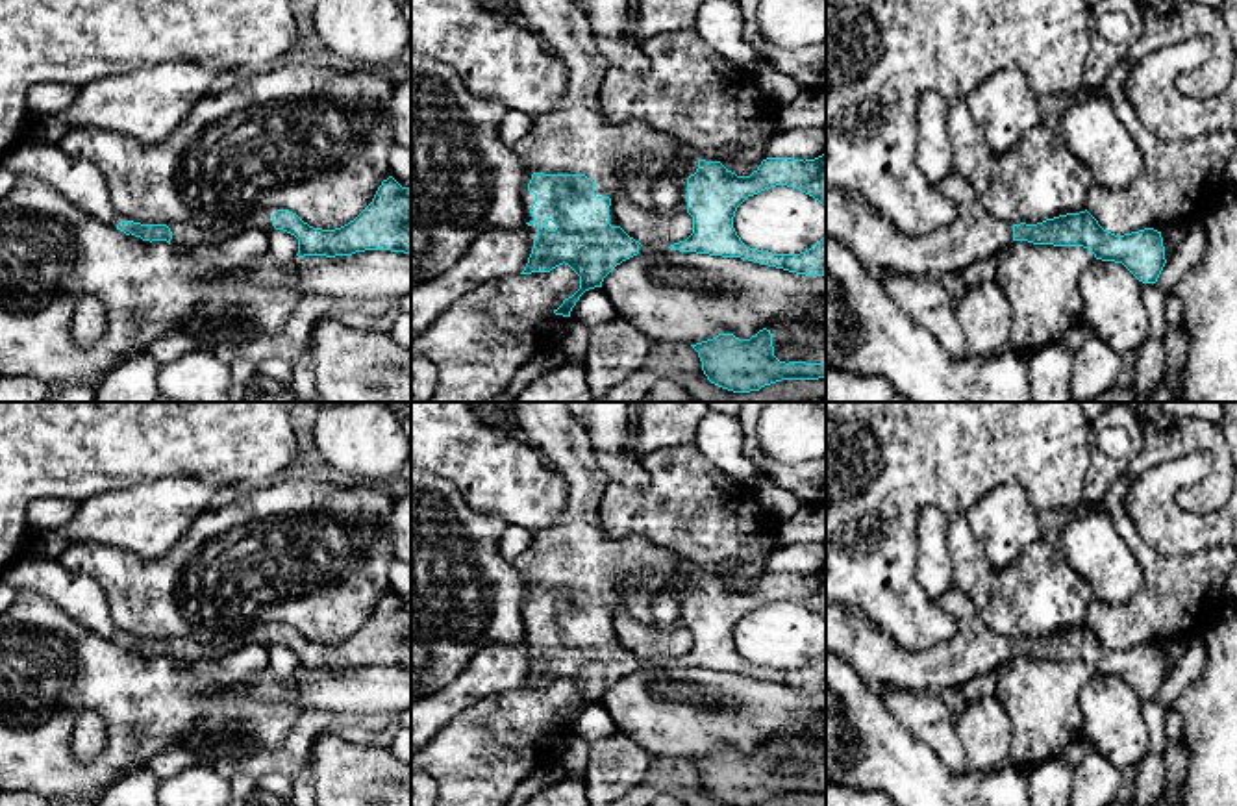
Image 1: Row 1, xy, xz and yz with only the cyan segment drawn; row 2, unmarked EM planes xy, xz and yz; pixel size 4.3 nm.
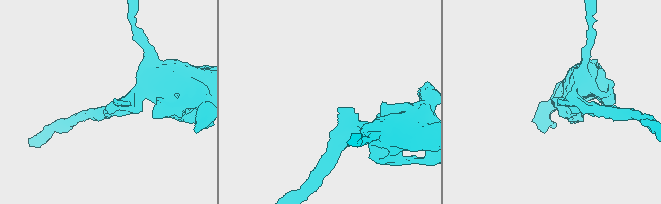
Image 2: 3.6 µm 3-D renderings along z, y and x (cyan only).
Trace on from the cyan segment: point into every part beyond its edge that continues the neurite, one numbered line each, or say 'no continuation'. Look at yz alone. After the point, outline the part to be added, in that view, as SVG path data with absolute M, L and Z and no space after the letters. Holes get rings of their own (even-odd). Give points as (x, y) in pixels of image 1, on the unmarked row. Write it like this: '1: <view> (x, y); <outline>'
1: yz (974, 649); M961 589L931 600L956 621L956 636L926 650L907 650L861 615L826 600L826 650L850 663L870 687L939 695L994 673L1013 658L1013 639L993 632Z

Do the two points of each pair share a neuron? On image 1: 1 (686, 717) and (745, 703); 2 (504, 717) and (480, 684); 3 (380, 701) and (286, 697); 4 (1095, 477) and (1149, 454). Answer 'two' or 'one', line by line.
1: one
2: two
3: one
4: two

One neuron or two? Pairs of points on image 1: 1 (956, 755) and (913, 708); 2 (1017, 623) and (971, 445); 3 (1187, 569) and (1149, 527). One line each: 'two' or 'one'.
1: one
2: two
3: two

